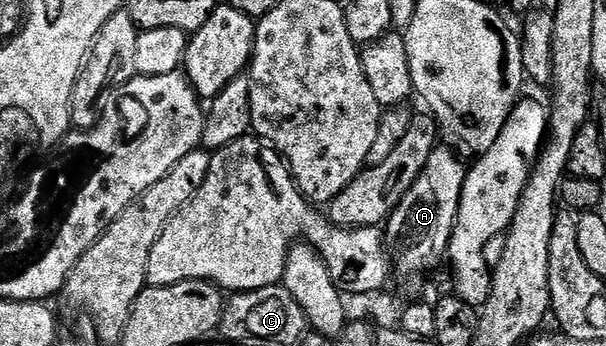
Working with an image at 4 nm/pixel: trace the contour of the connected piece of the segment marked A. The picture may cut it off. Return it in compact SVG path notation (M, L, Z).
M436 148L418 179L414 179L410 191L406 191L406 195L388 218L386 237L390 242L390 265L395 276L397 273L406 284L414 284L423 273L438 268L440 261L442 265L445 260L456 226L465 172L465 162L456 150Z

